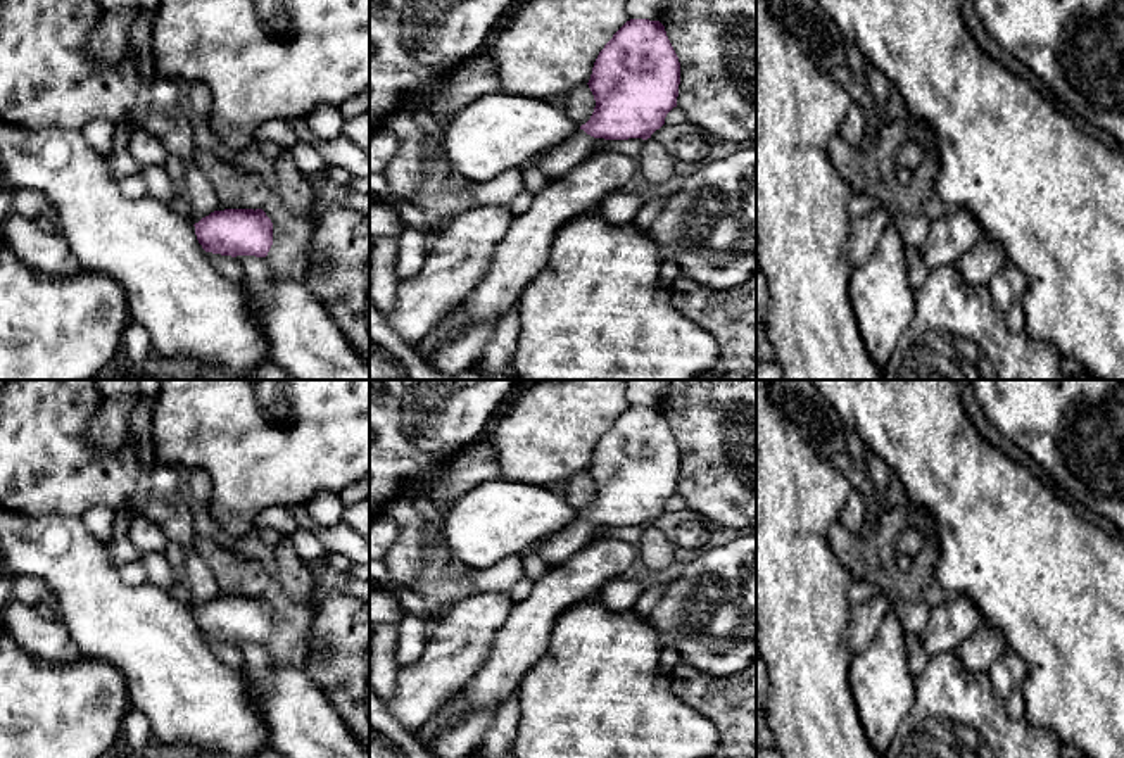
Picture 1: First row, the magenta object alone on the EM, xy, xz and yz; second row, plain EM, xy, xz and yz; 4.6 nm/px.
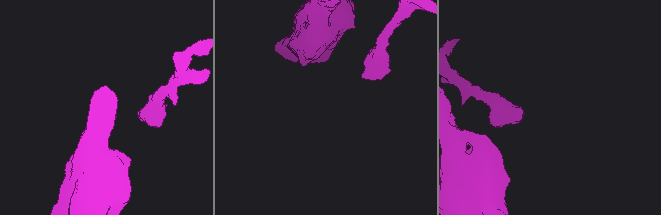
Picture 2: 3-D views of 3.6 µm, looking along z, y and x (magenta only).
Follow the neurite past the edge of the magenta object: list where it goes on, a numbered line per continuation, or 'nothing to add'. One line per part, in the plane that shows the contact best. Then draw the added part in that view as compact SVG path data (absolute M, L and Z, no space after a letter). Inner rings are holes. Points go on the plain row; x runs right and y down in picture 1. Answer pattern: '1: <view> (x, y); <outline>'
1: xz (562, 544); M578 516L565 528L551 534L535 553L542 558L547 568L553 568L582 551L594 537L596 525L584 516Z

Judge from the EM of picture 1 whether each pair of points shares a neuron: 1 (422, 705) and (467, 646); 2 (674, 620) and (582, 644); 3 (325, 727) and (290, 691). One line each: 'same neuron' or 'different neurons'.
1: same neuron
2: different neurons
3: same neuron

